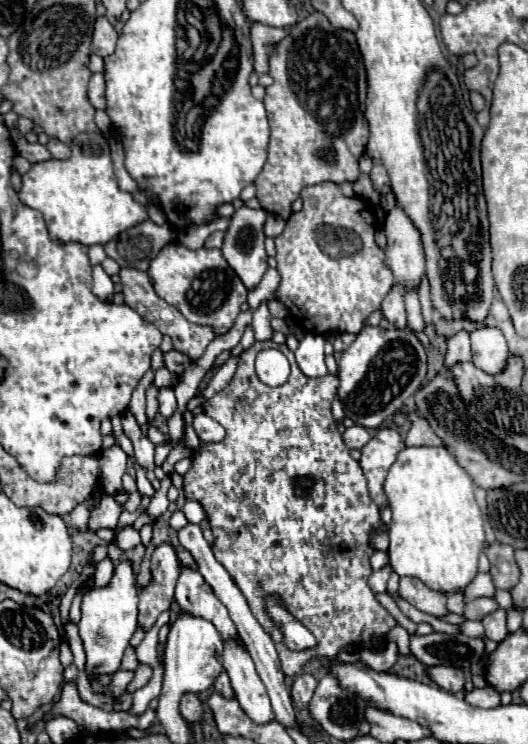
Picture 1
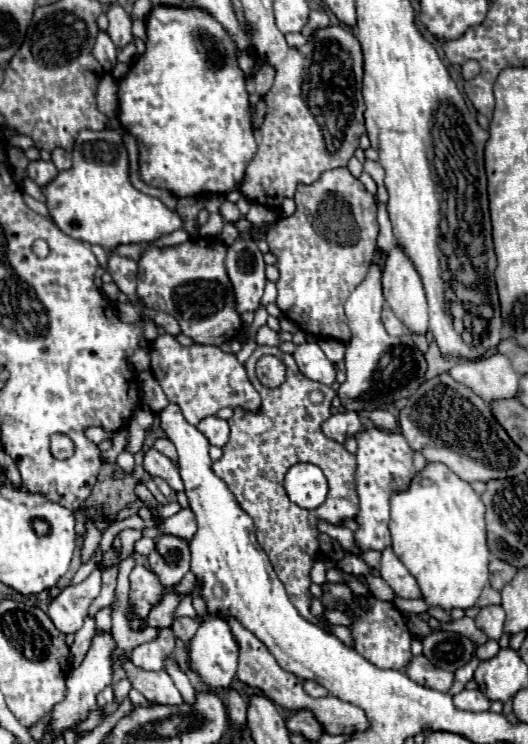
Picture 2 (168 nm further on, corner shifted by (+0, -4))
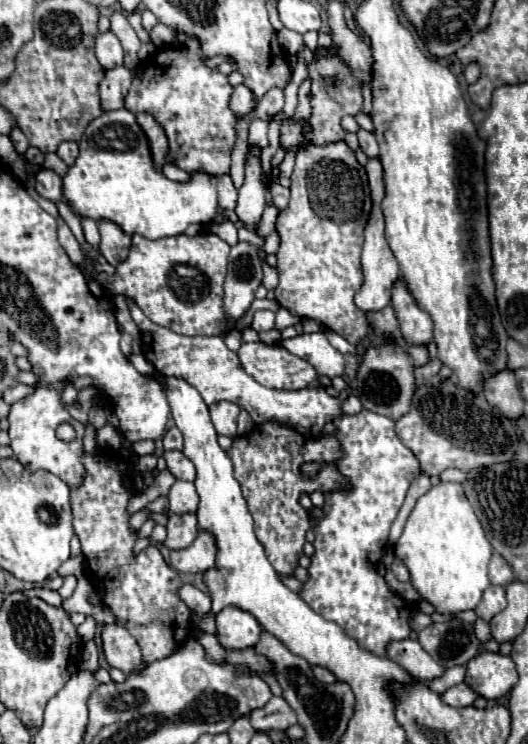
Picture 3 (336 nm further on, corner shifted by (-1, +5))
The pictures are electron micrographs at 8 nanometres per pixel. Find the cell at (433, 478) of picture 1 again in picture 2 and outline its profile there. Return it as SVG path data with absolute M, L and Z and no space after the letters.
M428 462L408 484L406 490L394 490L390 496L390 534L392 548L408 572L416 578L424 602L444 610L464 608L468 610L478 600L482 588L488 584L488 546L484 504L474 488L460 480L448 466L440 462Z

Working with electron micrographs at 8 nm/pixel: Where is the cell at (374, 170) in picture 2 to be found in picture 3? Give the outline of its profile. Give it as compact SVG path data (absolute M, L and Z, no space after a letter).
M359 129L357 131L357 137L359 137L359 145L367 153L367 157L379 157L379 145L377 145L375 133L365 131L365 129Z

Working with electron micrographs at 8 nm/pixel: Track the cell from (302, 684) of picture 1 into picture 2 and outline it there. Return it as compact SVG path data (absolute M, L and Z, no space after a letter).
M306 680L306 682L304 682L304 690L306 690L308 696L312 696L312 698L328 696L328 690L326 690L324 686L320 686L318 682L314 682L314 680Z

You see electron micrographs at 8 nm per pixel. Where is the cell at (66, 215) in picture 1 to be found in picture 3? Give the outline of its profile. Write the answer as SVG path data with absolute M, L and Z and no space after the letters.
M127 109L105 111L89 123L79 141L79 157L63 177L63 195L77 215L95 221L109 219L125 233L139 233L147 239L181 235L191 223L207 225L219 213L217 177L195 171L185 183L167 179L155 167L149 141Z

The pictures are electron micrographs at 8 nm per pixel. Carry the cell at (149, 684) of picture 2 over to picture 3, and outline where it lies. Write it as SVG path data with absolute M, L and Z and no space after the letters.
M105 625L101 631L101 645L105 659L111 667L121 669L125 675L145 667L139 645L121 625Z

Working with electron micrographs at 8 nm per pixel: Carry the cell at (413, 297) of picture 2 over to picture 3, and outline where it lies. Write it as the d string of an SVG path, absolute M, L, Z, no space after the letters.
M403 281L393 287L393 309L399 319L401 335L407 345L429 345L433 339L433 321L429 313L421 311Z

